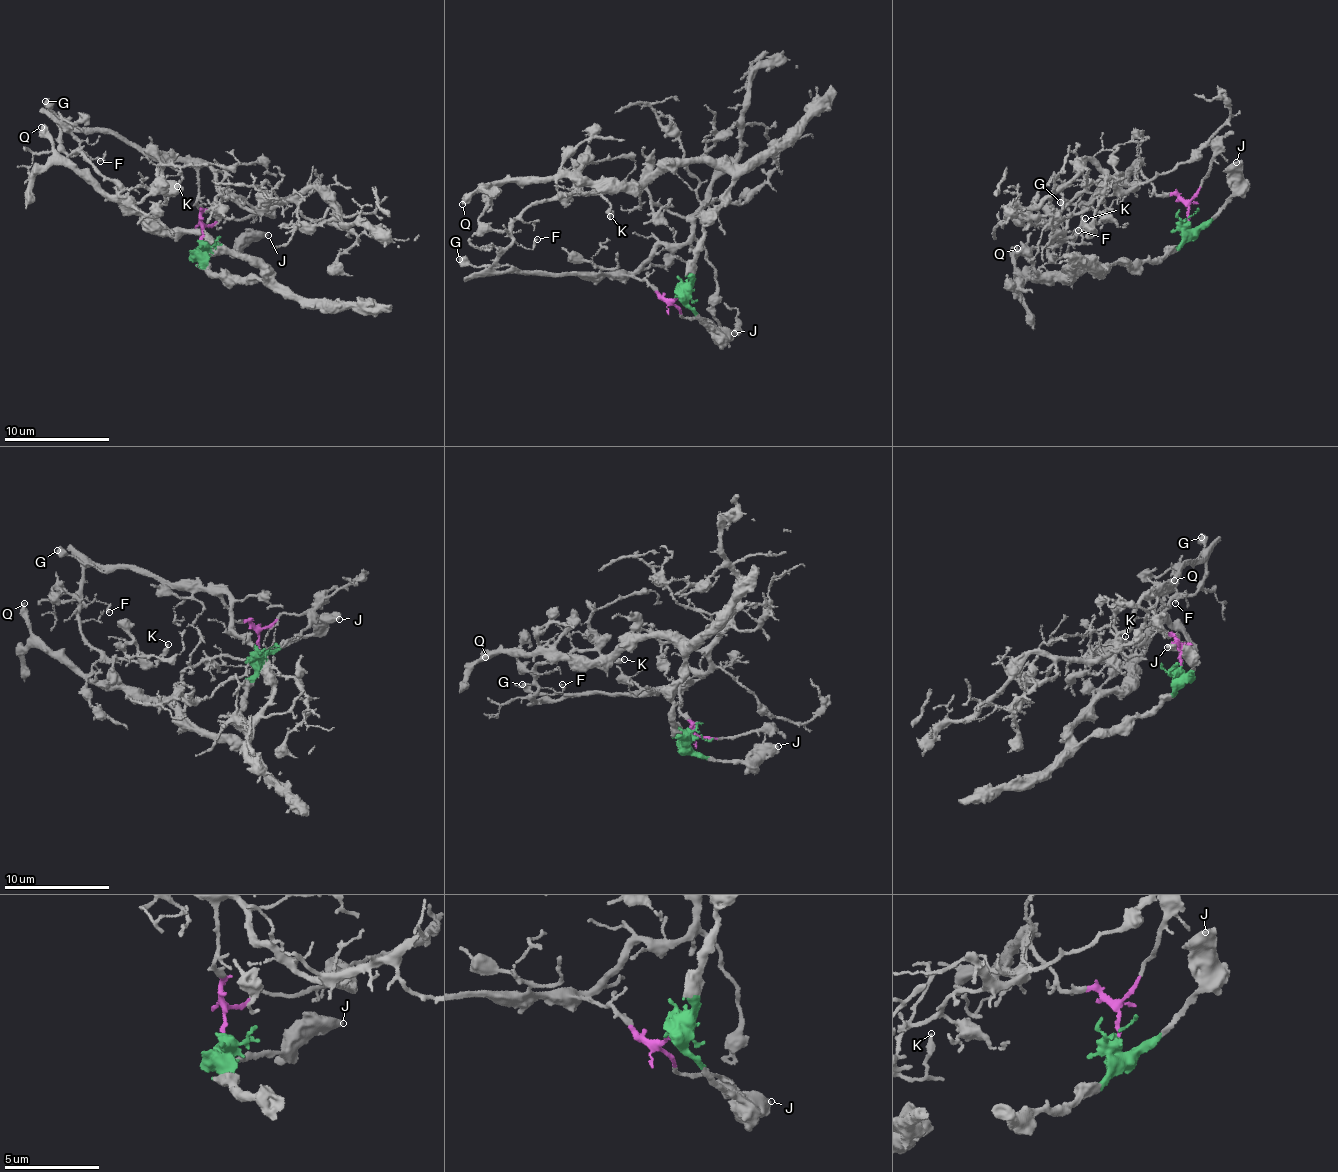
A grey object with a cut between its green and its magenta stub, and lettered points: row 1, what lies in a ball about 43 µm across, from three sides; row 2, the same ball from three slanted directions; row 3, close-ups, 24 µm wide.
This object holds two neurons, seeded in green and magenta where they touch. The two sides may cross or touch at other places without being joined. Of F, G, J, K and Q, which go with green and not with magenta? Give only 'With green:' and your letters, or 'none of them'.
With green: J, Q

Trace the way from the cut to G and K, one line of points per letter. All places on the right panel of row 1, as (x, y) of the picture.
G: (1188, 218), (1185, 200), (1158, 193), (1152, 181), (1136, 170), (1112, 187), (1101, 188), (1081, 209), (1059, 203)
K: (1188, 218), (1185, 200), (1136, 170), (1101, 188), (1078, 236), (1053, 241), (1050, 256), (1081, 240), (1084, 219)

